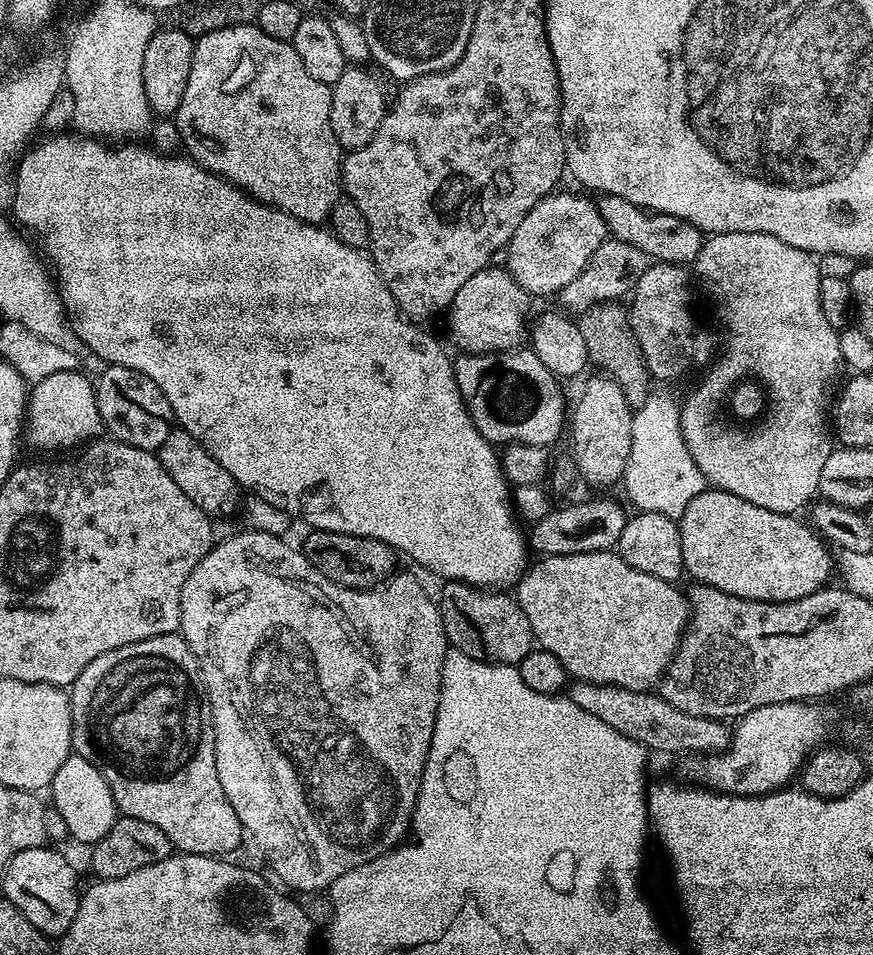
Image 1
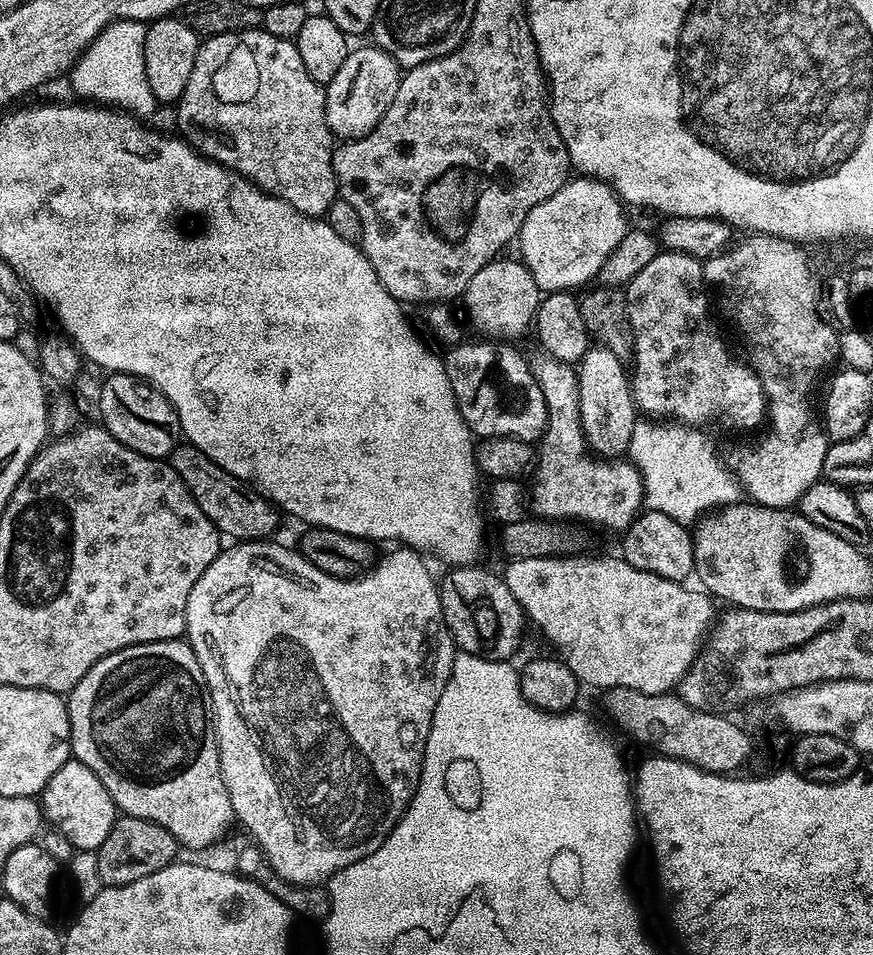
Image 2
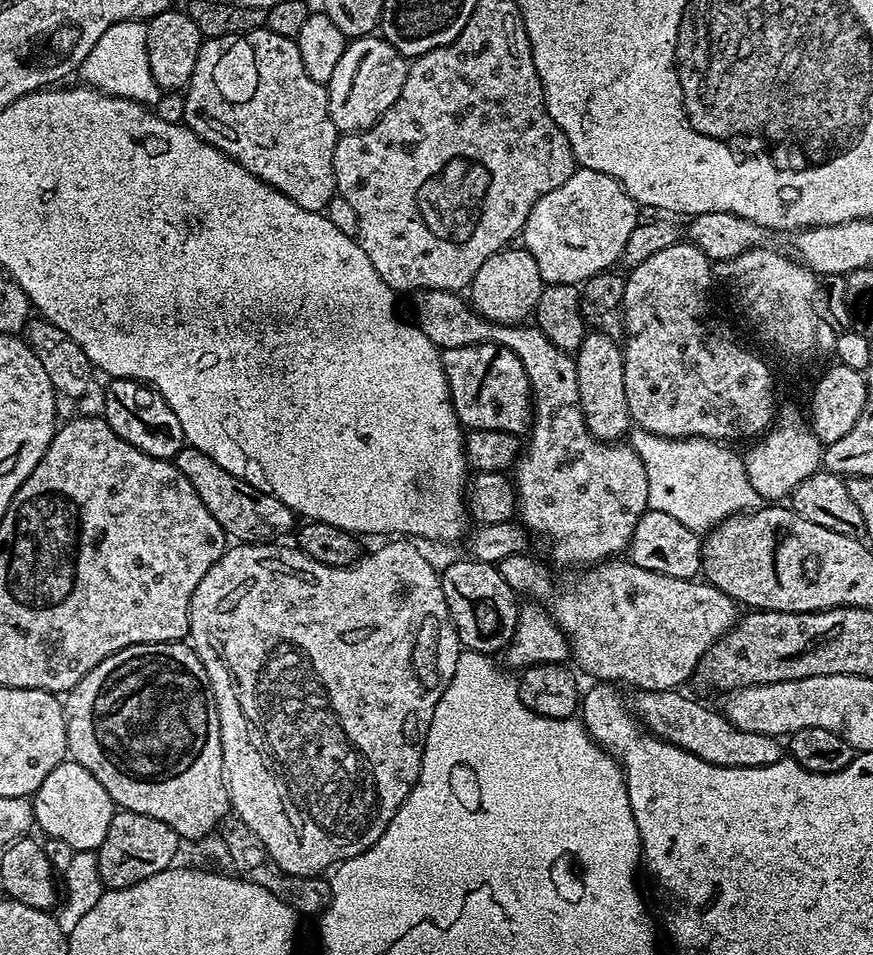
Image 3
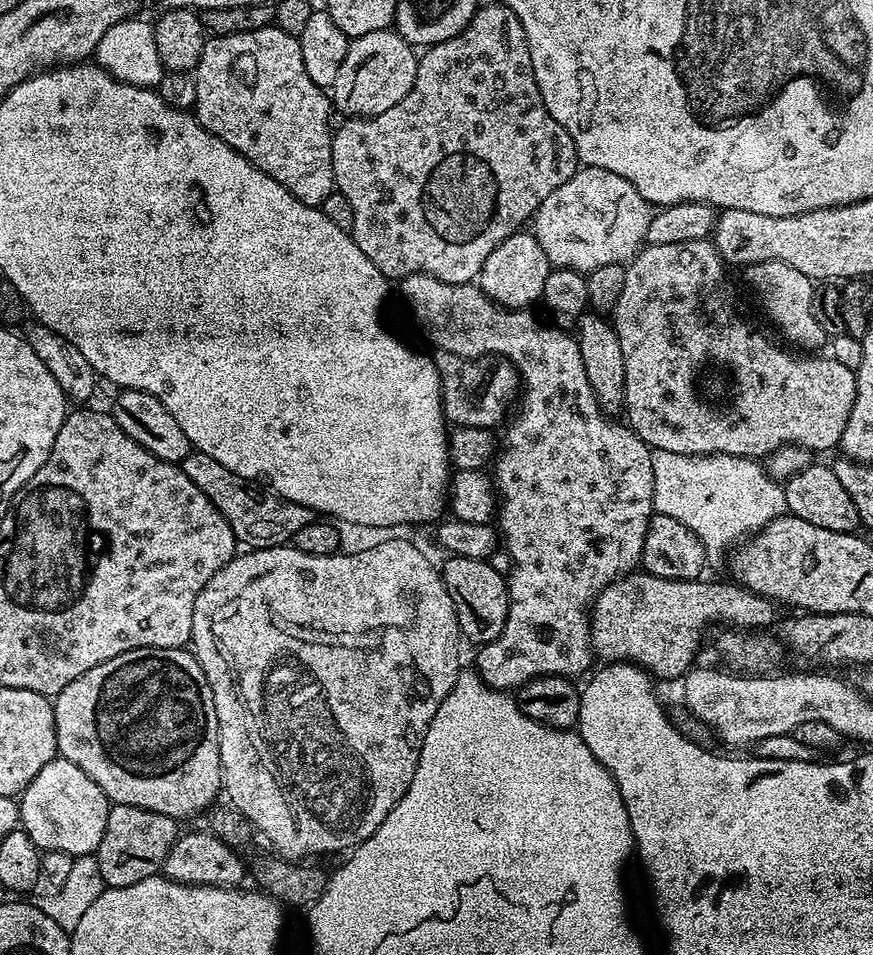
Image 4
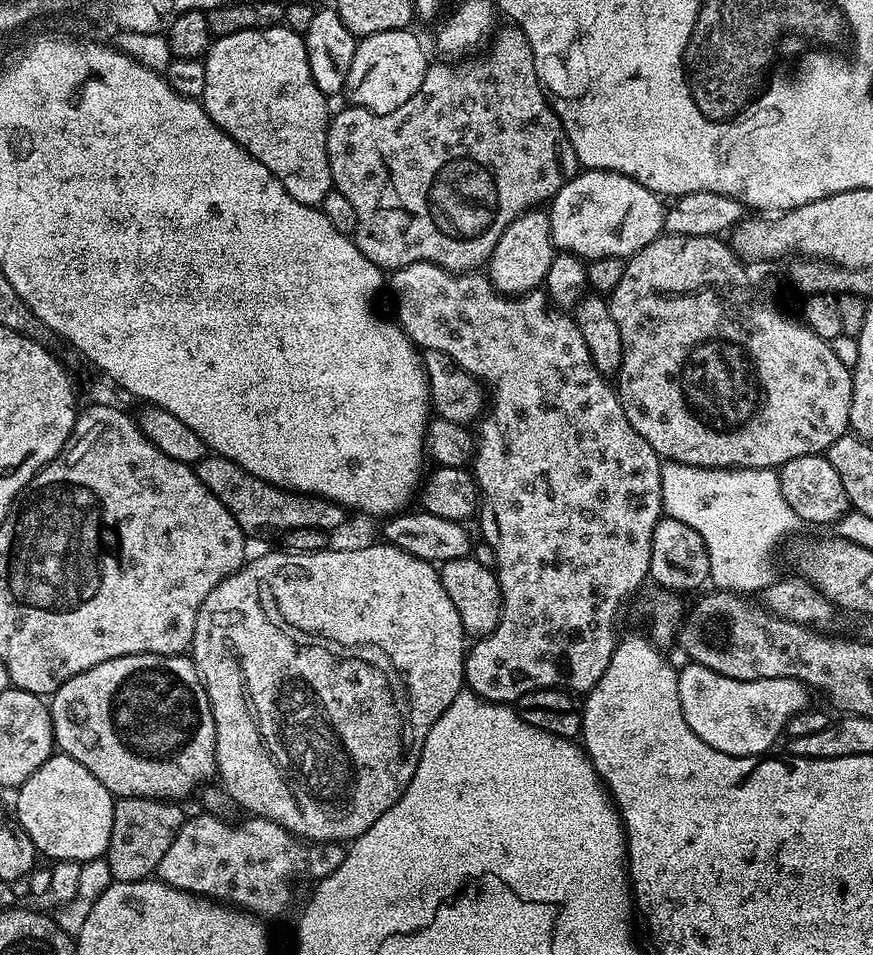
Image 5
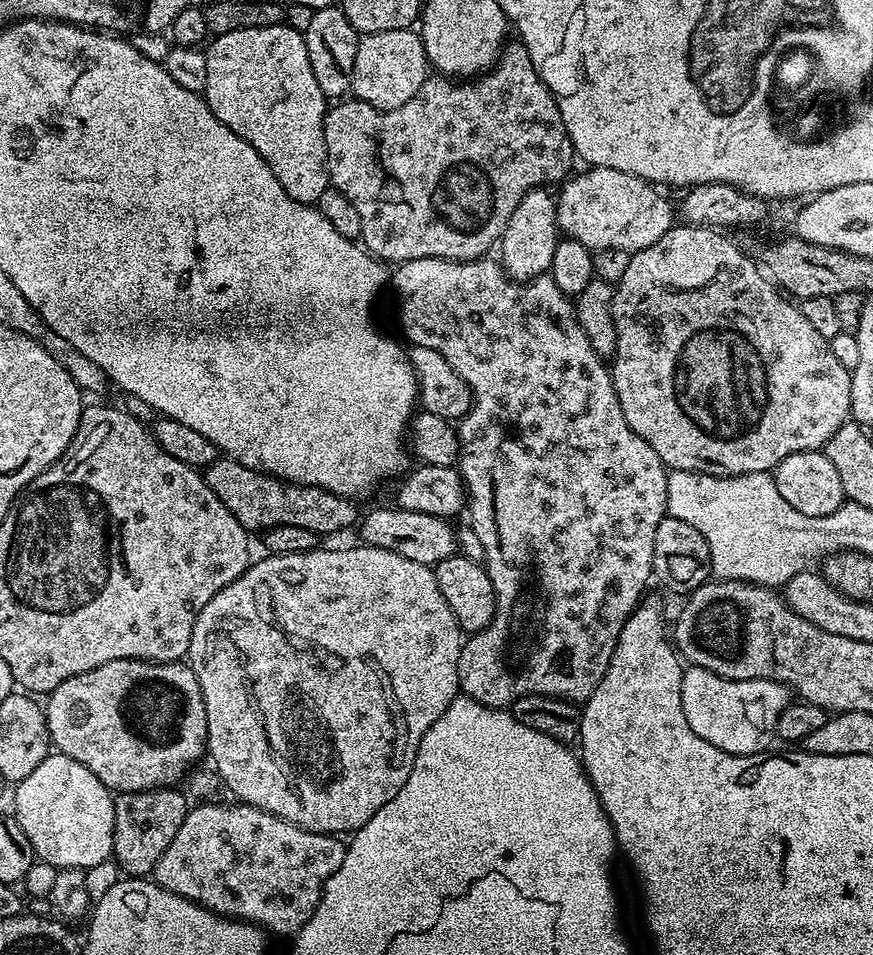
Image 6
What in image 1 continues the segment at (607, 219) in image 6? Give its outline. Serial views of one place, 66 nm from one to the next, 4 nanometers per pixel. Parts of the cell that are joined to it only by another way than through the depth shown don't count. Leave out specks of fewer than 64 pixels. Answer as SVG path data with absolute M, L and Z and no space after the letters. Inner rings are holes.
M557 191L532 207L530 214L518 222L518 230L507 241L508 261L506 267L512 276L524 289L527 290L529 297L548 296L559 293L560 289L566 287L582 270L587 268L592 261L592 255L602 246L604 240L609 239L610 233L606 222L600 213L599 203L595 199L587 200L584 196L575 196L572 192Z

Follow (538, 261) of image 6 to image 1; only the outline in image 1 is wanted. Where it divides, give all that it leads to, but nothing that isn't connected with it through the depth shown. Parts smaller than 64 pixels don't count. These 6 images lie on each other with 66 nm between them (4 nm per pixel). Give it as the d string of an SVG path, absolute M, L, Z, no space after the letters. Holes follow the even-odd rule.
M507 267L480 268L456 292L446 309L448 332L464 354L495 354L519 349L526 340L530 297Z

